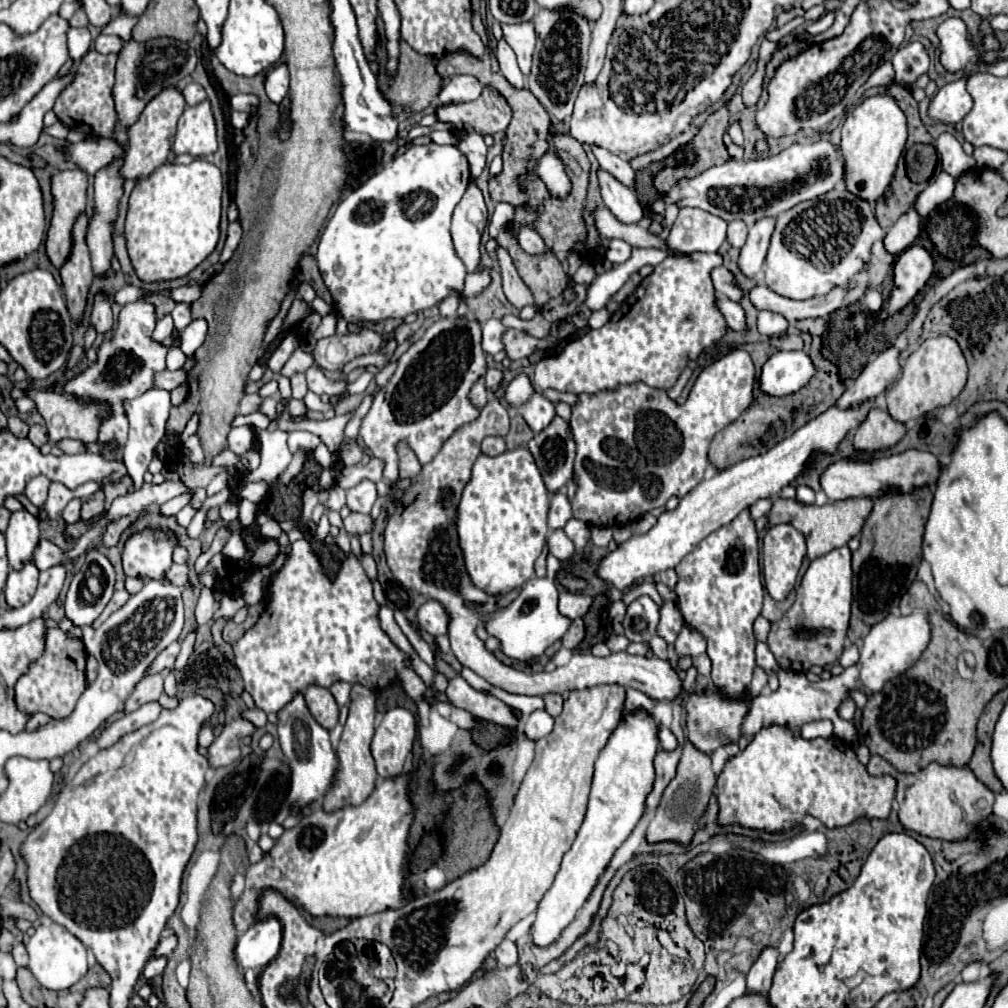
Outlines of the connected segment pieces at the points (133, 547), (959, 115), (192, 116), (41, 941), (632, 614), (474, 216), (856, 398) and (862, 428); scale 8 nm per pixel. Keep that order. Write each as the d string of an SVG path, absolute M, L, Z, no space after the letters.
M153 530L129 538L123 550L125 574L169 584L167 570L171 568L175 544L175 538Z
M957 80L943 86L937 92L937 96L931 100L929 116L945 124L957 124L965 118L965 114L971 108L973 108L973 98L969 96L965 82Z
M209 100L197 104L195 108L185 108L185 112L179 118L171 150L175 154L185 152L195 158L205 158L217 152L215 120L211 114Z
M41 924L25 944L29 952L29 970L47 990L67 990L87 974L87 948L67 928L59 924Z
M639 596L627 606L623 618L625 636L631 642L647 642L659 658L667 658L667 642L655 636L655 624L659 622L659 606L649 596Z
M469 184L469 188L465 190L461 202L453 212L451 222L453 244L459 258L467 266L467 272L473 272L475 266L479 264L479 244L485 226L487 226L487 208L483 202L483 194L475 184Z
M895 346L887 348L885 352L875 352L867 366L861 370L861 374L851 380L849 388L843 392L843 396L837 400L837 408L847 410L861 406L865 400L877 398L885 392L885 388L895 382L895 378L901 372L899 366L899 350Z
M871 408L867 418L859 424L853 444L859 450L885 450L897 444L907 432L907 426L893 420L887 410Z

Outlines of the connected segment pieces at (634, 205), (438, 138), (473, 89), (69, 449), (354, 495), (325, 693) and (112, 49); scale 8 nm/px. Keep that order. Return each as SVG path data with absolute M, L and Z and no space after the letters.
M603 170L599 172L599 184L601 184L605 206L621 224L635 224L643 220L645 212L633 190L629 190L627 186L617 182L611 174Z
M431 130L431 132L427 134L427 138L429 138L431 142L435 142L435 144L455 144L455 138L453 138L453 134L451 134L451 132Z
M451 76L451 80L445 82L445 86L439 92L437 106L451 106L451 104L463 104L477 100L481 96L483 84L475 80L475 76Z
M61 440L61 442L57 442L57 446L65 454L83 454L83 452L87 452L87 448L85 448L85 444L81 440Z
M363 480L355 488L347 490L347 506L351 512L369 514L375 498L377 498L377 490L375 490L375 484L371 480Z
M311 684L311 686L307 686L303 696L305 696L307 708L313 714L313 718L323 728L331 730L337 724L337 718L339 718L339 706L337 706L333 694L327 688L323 688L323 686Z
M99 36L95 40L95 50L101 54L117 54L119 48L121 48L119 36Z

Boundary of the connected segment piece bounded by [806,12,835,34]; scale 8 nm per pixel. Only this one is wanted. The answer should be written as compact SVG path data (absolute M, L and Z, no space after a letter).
M826 12L819 20L814 21L810 24L806 31L810 34L819 34L827 30L834 22L835 13L834 12Z

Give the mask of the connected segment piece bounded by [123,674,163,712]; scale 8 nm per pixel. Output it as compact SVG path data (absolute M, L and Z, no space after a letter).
M153 674L153 676L147 676L143 678L135 690L131 692L129 696L129 702L125 704L125 712L133 712L137 710L139 706L147 704L147 702L153 702L153 700L159 700L159 696L163 694L163 676L161 674Z

